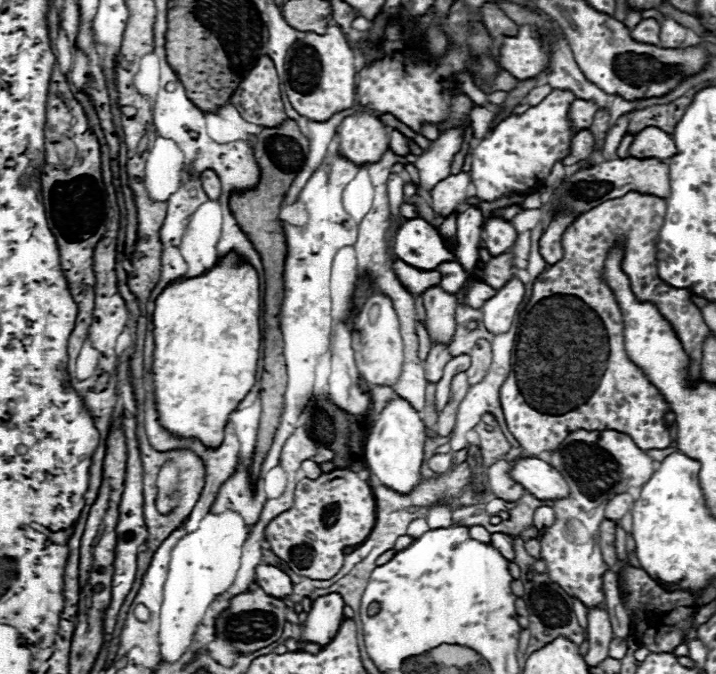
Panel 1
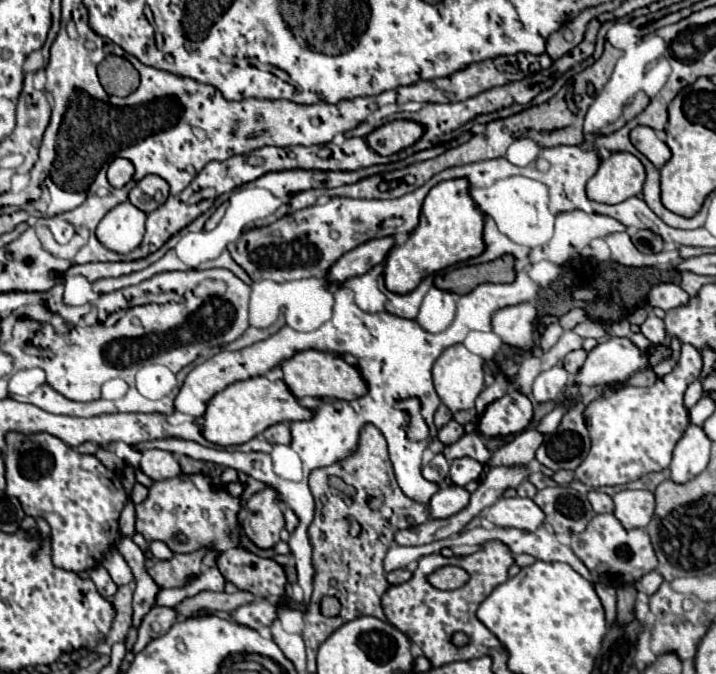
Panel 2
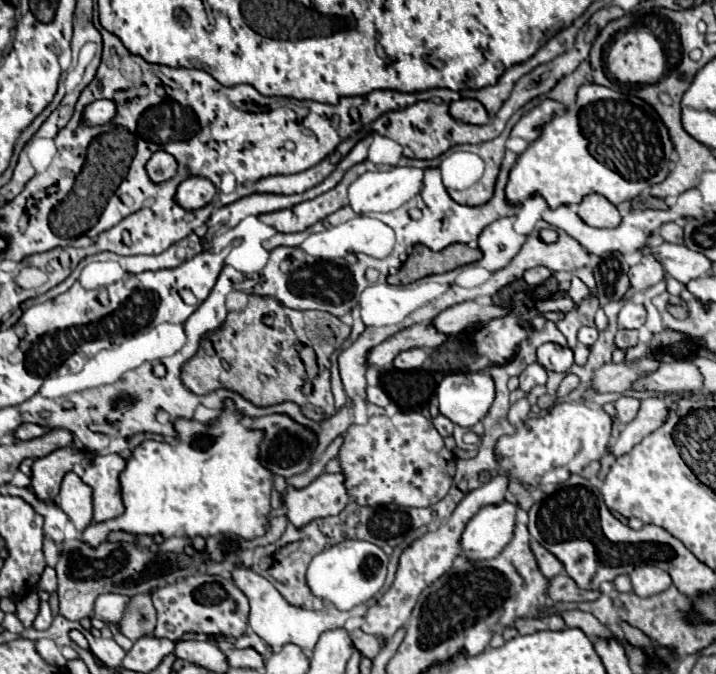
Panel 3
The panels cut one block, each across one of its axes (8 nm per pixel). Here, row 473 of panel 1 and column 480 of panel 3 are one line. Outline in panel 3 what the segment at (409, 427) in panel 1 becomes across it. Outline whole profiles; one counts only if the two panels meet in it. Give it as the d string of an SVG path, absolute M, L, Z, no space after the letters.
M458 372L448 374L436 390L440 412L452 420L458 426L470 428L476 422L480 422L494 398L496 398L496 386L490 374L486 372Z

